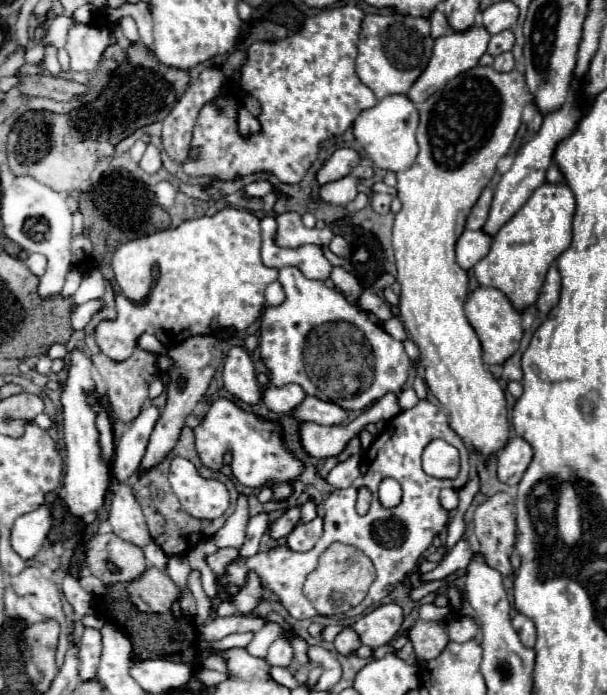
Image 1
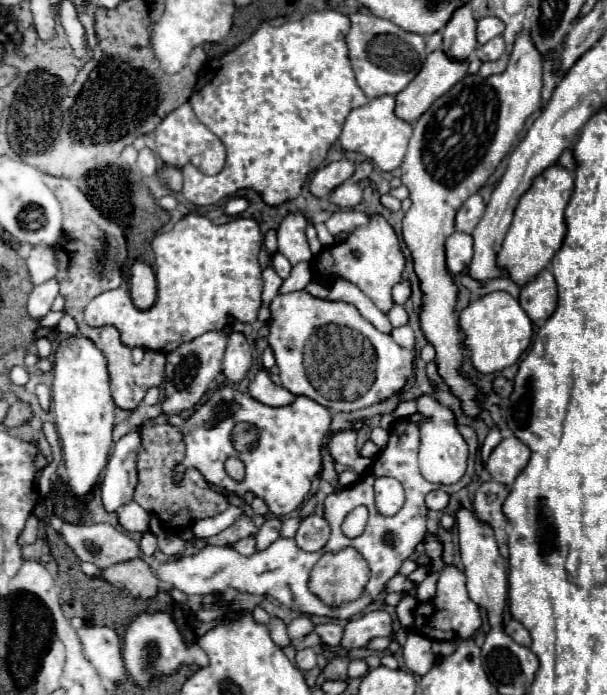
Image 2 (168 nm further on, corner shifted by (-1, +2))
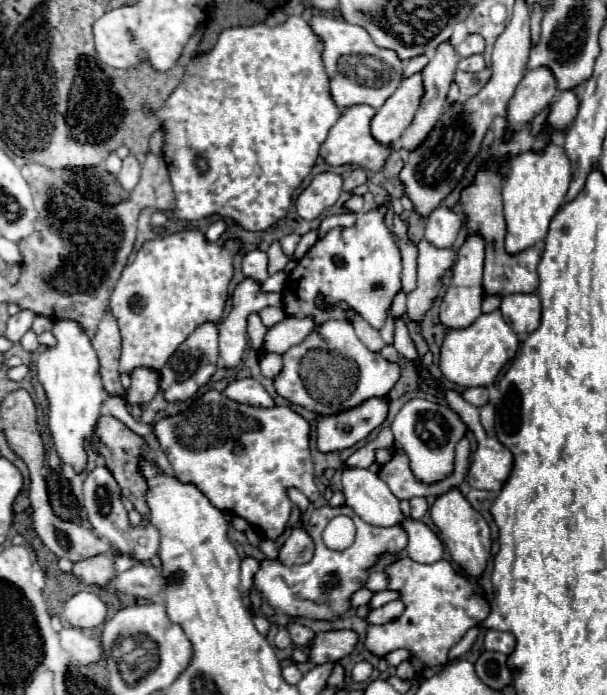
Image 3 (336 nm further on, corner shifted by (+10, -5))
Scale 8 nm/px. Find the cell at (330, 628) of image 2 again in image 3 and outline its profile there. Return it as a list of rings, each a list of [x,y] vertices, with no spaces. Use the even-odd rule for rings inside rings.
[[[289,624],[287,626],[289,634],[291,634],[291,640],[297,644],[297,646],[311,646],[313,644],[313,638],[315,638],[315,632],[303,624]]]

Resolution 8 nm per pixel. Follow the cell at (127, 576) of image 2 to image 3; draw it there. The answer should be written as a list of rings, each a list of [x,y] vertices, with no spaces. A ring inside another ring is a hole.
[[[97,556],[97,558],[87,558],[85,562],[75,562],[73,574],[83,584],[105,586],[117,576],[117,570],[113,560],[109,560],[107,556]]]

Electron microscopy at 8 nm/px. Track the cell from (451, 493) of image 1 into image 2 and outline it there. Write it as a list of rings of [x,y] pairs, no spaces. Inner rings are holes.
[[[442,489],[430,491],[430,493],[426,495],[426,507],[428,507],[430,511],[442,511],[442,509],[448,505],[448,501],[450,501],[450,495],[444,493]]]

